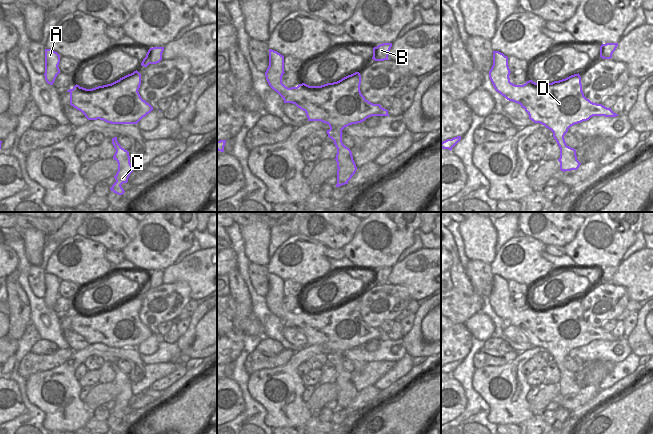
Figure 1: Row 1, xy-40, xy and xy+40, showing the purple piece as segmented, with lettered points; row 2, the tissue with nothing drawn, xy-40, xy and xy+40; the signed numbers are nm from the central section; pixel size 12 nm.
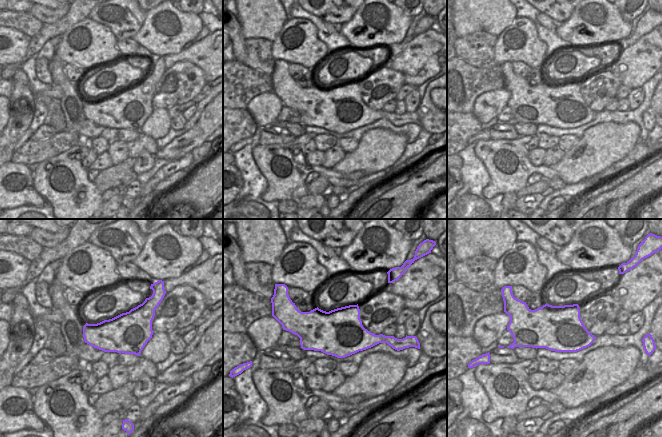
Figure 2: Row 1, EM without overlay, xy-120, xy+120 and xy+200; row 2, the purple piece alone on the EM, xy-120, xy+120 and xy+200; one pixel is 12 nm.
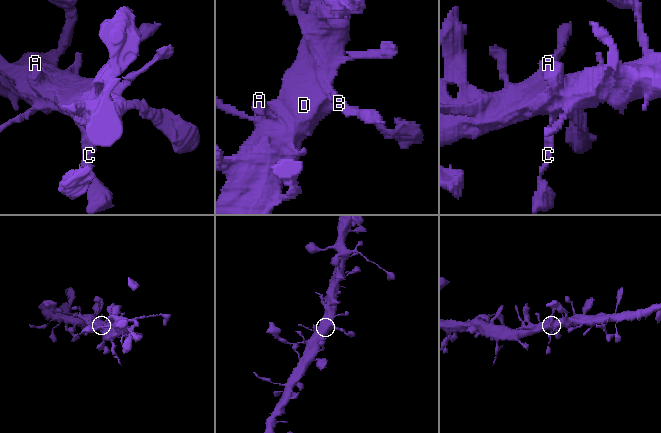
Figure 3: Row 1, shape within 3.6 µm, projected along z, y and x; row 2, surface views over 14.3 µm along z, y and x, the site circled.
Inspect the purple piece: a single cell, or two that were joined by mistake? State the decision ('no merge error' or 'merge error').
no merge error

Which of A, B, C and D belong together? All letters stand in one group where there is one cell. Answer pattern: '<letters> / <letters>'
A B C D

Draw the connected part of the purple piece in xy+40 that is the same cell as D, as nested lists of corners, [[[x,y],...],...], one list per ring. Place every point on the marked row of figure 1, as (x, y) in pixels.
[[[493,51],[493,65],[489,71],[489,78],[495,90],[507,100],[520,104],[534,123],[540,123],[553,132],[553,137],[560,148],[558,161],[561,171],[577,170],[581,163],[577,160],[576,150],[569,147],[564,139],[568,129],[575,124],[589,120],[593,116],[616,117],[618,114],[614,113],[611,108],[591,102],[584,96],[579,73],[544,85],[532,80],[523,85],[515,85],[510,82],[510,73],[508,57],[499,51]]]

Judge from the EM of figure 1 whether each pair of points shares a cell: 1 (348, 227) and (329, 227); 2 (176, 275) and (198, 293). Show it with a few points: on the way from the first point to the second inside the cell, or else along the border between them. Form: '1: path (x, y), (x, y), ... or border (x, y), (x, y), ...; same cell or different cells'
1: path (343, 227), (334, 227); same cell
2: path (183, 275), (196, 286); same cell

